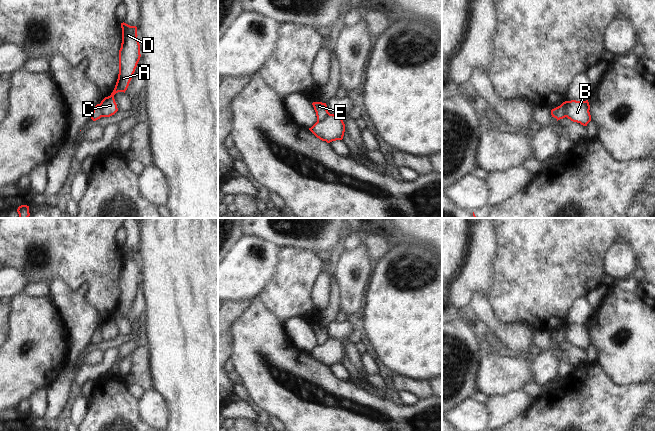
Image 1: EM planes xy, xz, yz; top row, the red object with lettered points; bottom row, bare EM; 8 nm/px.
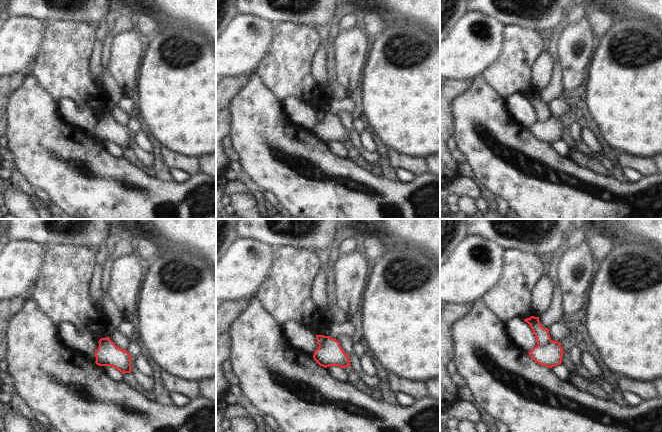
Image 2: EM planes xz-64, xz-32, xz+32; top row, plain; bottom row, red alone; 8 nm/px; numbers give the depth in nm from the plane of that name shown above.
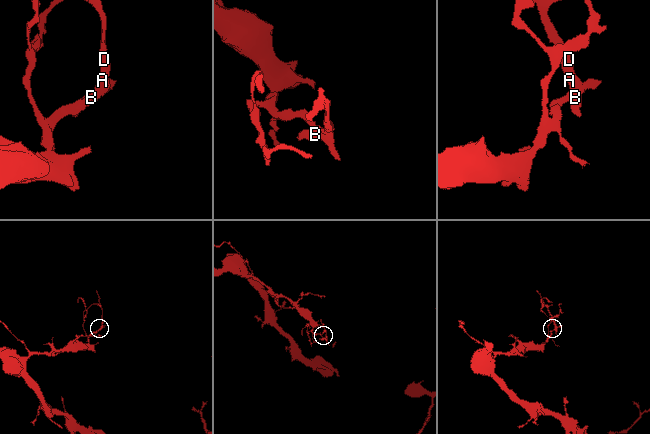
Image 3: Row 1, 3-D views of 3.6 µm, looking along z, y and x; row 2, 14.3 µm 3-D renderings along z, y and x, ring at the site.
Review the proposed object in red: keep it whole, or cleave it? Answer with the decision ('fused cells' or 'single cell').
fused cells

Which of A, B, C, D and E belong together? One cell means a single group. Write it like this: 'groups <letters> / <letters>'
groups A B C D / E

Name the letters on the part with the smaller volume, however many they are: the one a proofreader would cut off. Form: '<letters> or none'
A, B, C, D

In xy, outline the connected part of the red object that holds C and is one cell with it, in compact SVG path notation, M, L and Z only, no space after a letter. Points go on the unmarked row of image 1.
M121 247L122 267L119 274L119 298L115 312L110 320L105 321L100 327L102 341L110 341L117 335L114 319L127 314L137 288L140 284L140 268L137 264L137 251Z

